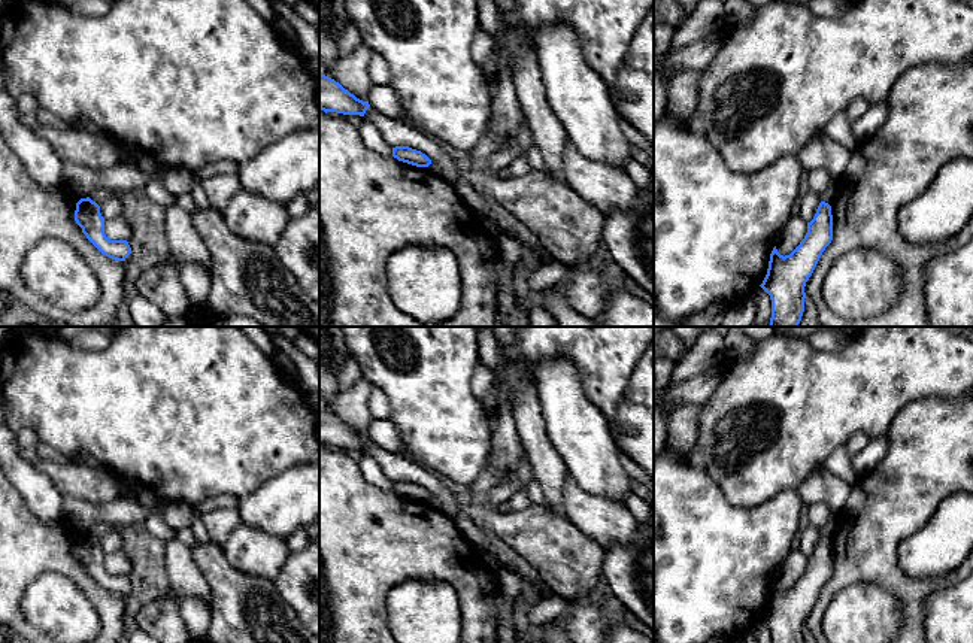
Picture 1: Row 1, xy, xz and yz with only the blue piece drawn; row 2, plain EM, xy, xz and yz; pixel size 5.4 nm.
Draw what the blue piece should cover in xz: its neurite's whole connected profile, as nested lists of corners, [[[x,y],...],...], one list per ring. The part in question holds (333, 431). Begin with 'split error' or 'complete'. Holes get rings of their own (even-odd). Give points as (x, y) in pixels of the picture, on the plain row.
complete | [[[319,409],[319,443],[327,446],[336,446],[343,449],[364,451],[370,442],[369,436],[363,436],[345,424],[334,413]]]

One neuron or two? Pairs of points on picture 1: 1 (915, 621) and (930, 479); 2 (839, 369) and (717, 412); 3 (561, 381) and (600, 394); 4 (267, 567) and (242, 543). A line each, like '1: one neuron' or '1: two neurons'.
1: one neuron
2: one neuron
3: two neurons
4: one neuron

